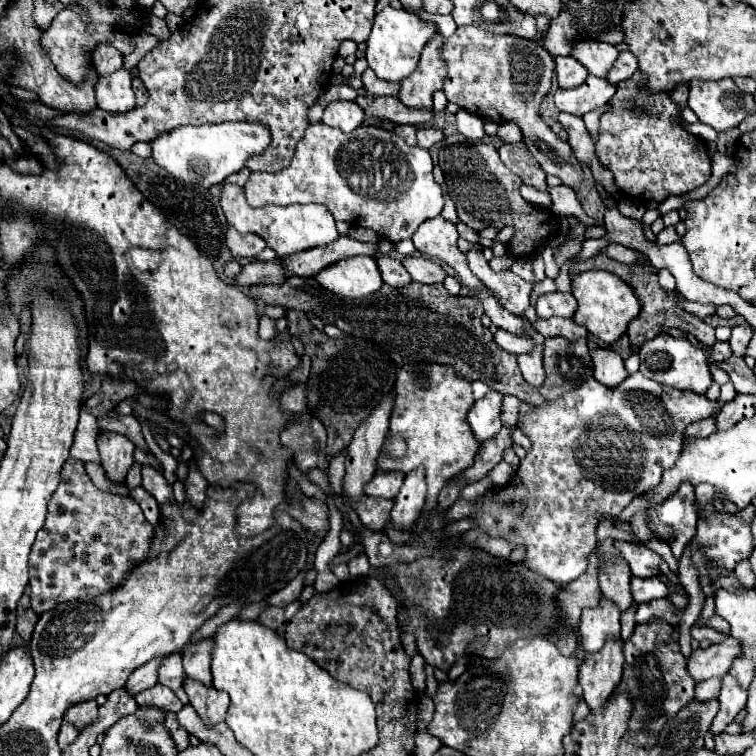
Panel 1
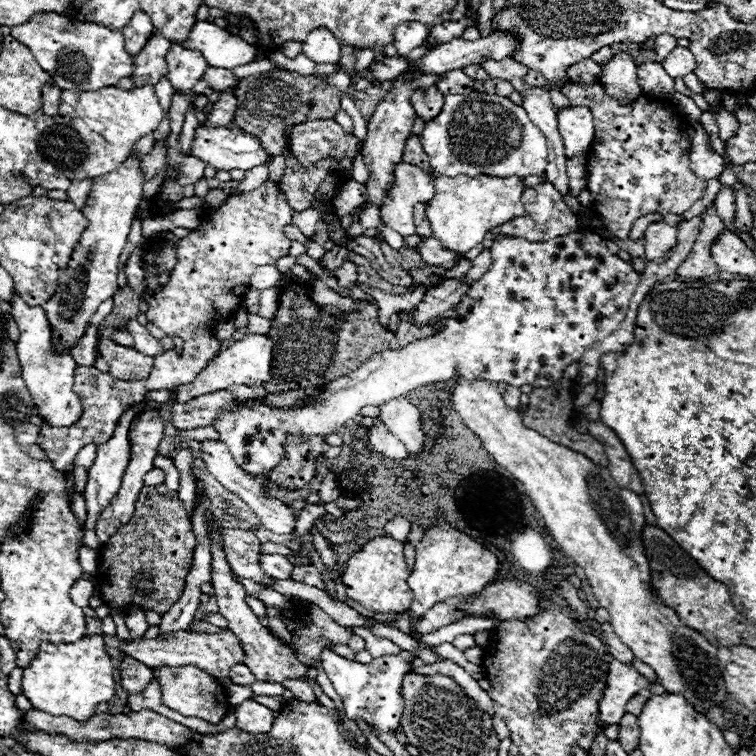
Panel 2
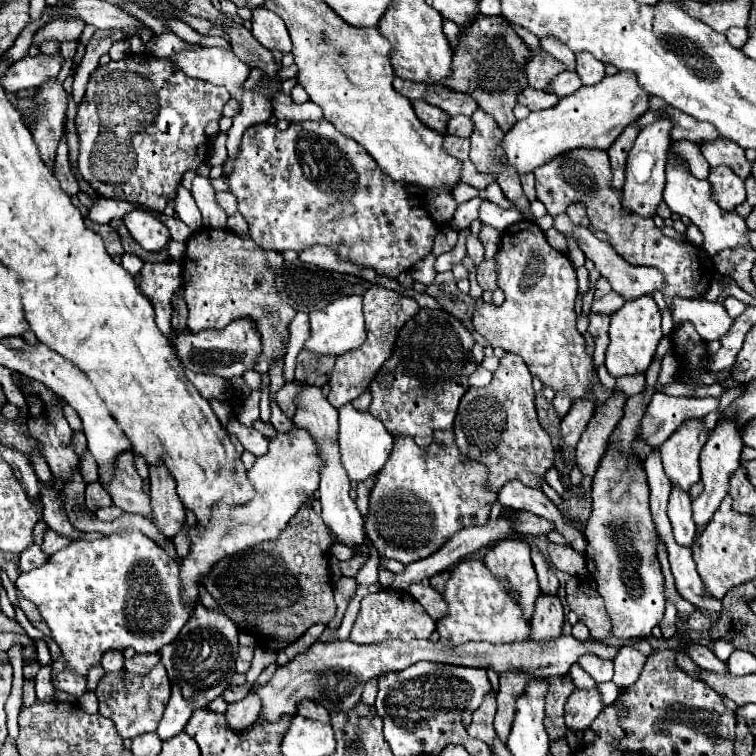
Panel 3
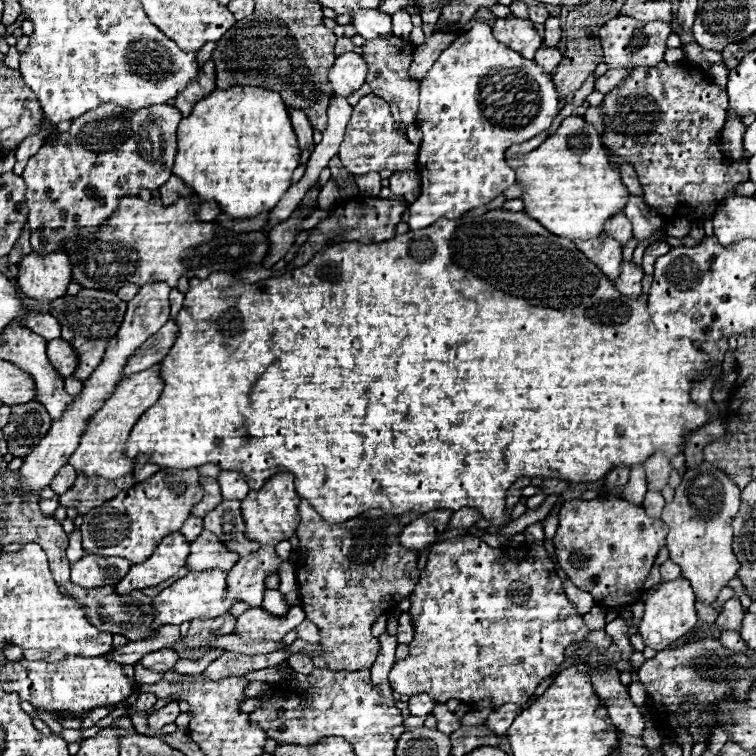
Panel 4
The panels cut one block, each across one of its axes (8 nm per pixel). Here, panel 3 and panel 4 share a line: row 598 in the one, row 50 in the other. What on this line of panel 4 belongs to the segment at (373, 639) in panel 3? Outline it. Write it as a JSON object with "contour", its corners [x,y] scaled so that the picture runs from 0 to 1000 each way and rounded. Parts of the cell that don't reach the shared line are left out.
{"contour":[[[521,48],[521,50],[497,50],[497,56],[484,56],[479,61],[479,77],[487,85],[487,101],[484,108],[492,116],[492,124],[503,127],[511,135],[521,135],[529,146],[532,153],[532,164],[540,167],[550,159],[550,146],[553,146],[553,116],[556,111],[550,106],[542,103],[540,93],[545,85],[545,74],[548,74],[548,58],[537,50]]]}

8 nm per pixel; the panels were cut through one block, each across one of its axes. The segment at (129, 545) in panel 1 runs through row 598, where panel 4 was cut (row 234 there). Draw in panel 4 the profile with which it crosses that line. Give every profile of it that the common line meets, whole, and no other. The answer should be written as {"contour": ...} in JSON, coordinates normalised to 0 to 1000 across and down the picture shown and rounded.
{"contour":[[[135,138],[127,146],[101,156],[87,177],[77,177],[71,190],[58,190],[48,206],[42,206],[29,228],[29,235],[37,246],[37,296],[40,296],[40,320],[42,331],[50,336],[63,336],[79,331],[85,317],[111,310],[111,302],[127,302],[146,288],[156,275],[161,259],[183,259],[188,249],[209,251],[225,233],[230,209],[235,201],[233,193],[233,169],[241,159],[241,151],[222,138],[198,140],[190,146],[167,146],[153,138]]]}

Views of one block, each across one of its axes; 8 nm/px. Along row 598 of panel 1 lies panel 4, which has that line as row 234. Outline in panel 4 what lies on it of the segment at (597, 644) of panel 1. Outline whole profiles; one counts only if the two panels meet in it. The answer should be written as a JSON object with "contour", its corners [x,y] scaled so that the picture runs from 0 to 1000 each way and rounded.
{"contour":[[[794,310],[786,317],[759,317],[762,328],[778,341],[783,344],[807,370],[812,370],[817,365],[817,354],[823,347],[823,325],[817,320],[812,320],[812,315],[807,315],[804,310]]]}

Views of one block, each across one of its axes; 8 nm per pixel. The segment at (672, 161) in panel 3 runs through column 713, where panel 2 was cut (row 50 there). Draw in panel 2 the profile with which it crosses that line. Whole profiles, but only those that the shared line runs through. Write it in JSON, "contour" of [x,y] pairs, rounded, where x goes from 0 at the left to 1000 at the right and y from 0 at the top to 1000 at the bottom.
{"contour":[[[259,29],[241,61],[246,66],[265,66],[275,87],[283,90],[307,93],[339,77],[339,61],[315,48],[304,48],[296,37],[278,29]]]}

